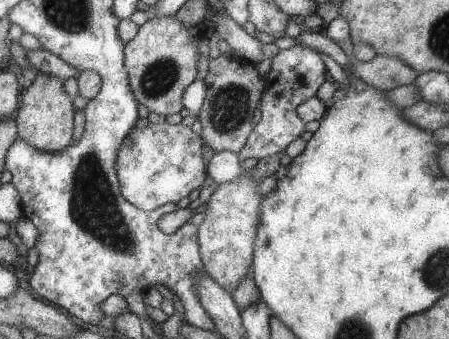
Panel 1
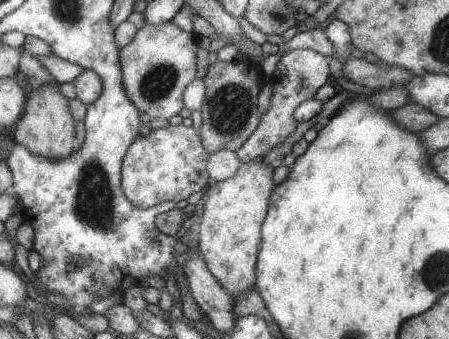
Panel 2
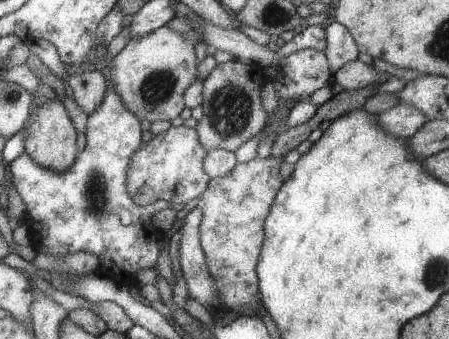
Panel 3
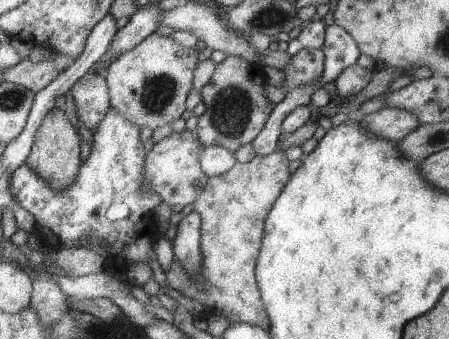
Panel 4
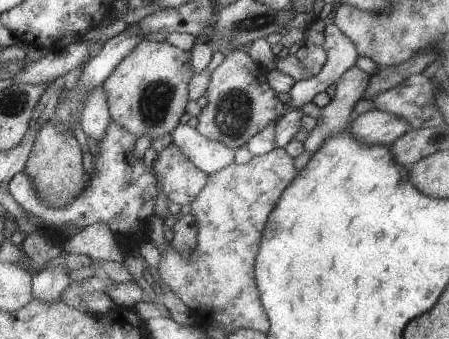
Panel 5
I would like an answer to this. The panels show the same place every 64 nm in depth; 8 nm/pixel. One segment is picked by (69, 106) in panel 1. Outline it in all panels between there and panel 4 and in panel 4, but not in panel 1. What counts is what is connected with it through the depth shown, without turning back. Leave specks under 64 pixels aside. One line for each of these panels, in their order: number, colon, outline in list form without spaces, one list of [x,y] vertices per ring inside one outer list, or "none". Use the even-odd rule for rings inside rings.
2: [[[41,84],[39,90],[29,92],[25,114],[19,124],[13,128],[17,144],[31,148],[31,152],[45,156],[49,160],[65,160],[75,152],[75,120],[69,110],[69,98],[63,96],[57,84]]]
3: [[[51,100],[51,104],[41,106],[37,120],[31,124],[27,132],[27,154],[33,156],[41,166],[57,170],[57,172],[67,172],[79,158],[79,148],[77,148],[77,128],[69,120],[69,112],[61,104],[61,100]]]
4: [[[57,106],[55,110],[51,110],[47,114],[47,118],[43,120],[39,132],[37,132],[37,138],[35,138],[35,144],[33,144],[33,150],[31,150],[31,156],[29,156],[29,164],[45,178],[49,180],[57,190],[63,190],[67,186],[71,186],[75,180],[77,180],[77,174],[79,174],[79,168],[83,168],[85,160],[81,160],[81,136],[77,134],[73,122],[69,120],[69,116],[63,112],[61,106]]]

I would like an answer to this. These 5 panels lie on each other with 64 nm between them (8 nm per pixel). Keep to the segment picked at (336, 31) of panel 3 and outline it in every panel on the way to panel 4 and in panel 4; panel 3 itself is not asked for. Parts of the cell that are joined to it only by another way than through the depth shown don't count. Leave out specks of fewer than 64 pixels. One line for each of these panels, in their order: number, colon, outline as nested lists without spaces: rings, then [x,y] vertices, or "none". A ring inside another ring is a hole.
4: [[[335,22],[333,26],[327,26],[327,28],[325,28],[325,46],[323,46],[323,50],[325,50],[325,54],[327,54],[325,76],[323,76],[321,82],[317,82],[317,84],[307,84],[307,86],[289,90],[289,94],[285,96],[285,100],[275,106],[275,110],[273,110],[269,122],[267,122],[267,128],[263,128],[263,132],[253,140],[253,146],[255,146],[255,150],[257,150],[257,156],[271,156],[273,152],[277,152],[279,146],[281,146],[281,136],[283,136],[283,122],[287,120],[287,116],[289,116],[291,112],[295,112],[297,108],[301,108],[301,106],[309,106],[309,104],[313,102],[313,96],[315,96],[315,92],[317,92],[319,88],[323,88],[323,86],[331,86],[331,88],[333,88],[333,86],[335,86],[335,80],[341,76],[341,72],[347,70],[349,66],[357,64],[357,60],[359,60],[361,54],[363,54],[363,50],[361,50],[359,42],[355,40],[355,36],[353,36],[351,32],[347,32],[347,30],[345,30],[341,24],[337,24],[337,22]]]

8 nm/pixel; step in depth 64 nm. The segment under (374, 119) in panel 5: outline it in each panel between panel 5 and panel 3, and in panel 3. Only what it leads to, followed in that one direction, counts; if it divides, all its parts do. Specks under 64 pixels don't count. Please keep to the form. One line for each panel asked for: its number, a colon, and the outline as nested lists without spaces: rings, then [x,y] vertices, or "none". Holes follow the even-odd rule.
3: [[[397,104],[397,106],[389,108],[385,114],[379,116],[379,124],[389,134],[393,134],[401,140],[411,138],[427,122],[429,122],[429,118],[423,112],[419,112],[415,106],[405,106],[405,104]]]
4: [[[387,108],[379,110],[369,116],[359,116],[363,128],[367,128],[371,134],[377,134],[389,142],[401,142],[407,134],[411,134],[421,122],[415,114],[401,110],[401,108]]]

